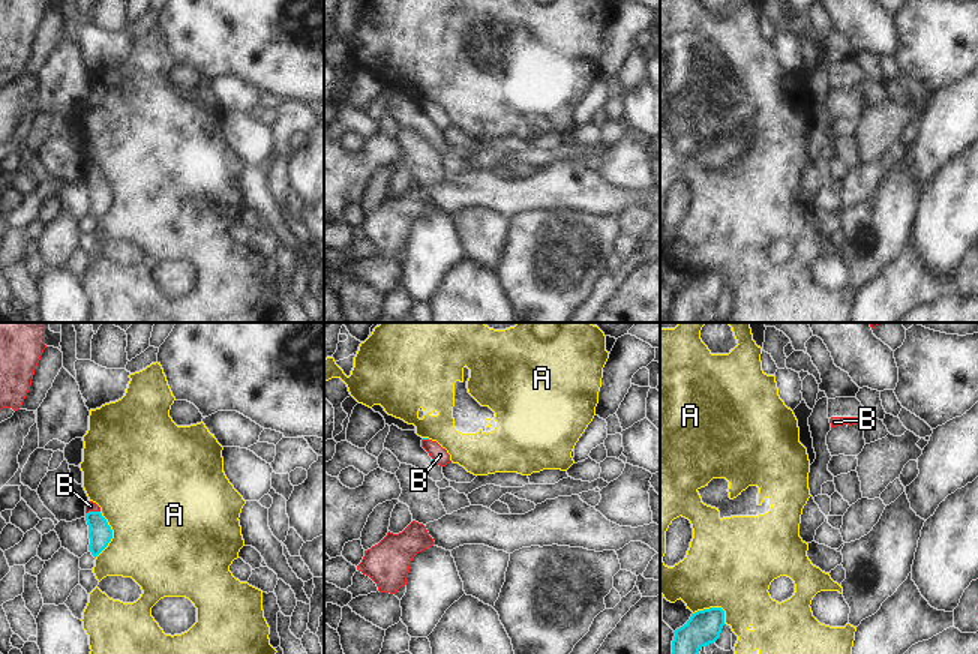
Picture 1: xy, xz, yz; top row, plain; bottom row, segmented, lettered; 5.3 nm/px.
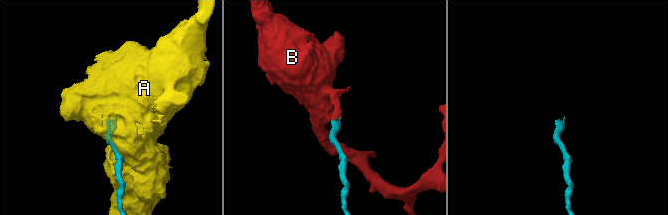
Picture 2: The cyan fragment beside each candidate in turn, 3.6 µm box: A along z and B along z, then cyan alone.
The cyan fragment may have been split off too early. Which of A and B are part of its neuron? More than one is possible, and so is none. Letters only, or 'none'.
B

